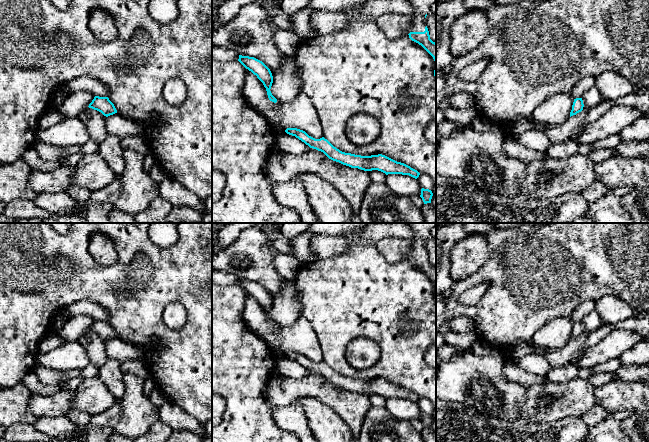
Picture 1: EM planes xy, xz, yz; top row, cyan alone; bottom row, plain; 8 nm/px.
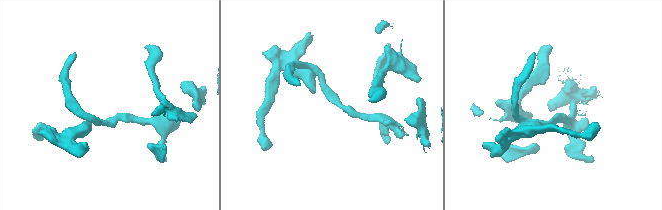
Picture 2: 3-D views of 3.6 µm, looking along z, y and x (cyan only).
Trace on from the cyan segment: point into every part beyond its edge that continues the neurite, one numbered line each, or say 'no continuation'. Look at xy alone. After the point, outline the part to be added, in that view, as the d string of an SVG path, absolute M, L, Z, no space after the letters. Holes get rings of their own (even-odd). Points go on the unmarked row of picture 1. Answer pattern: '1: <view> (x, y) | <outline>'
no continuation

